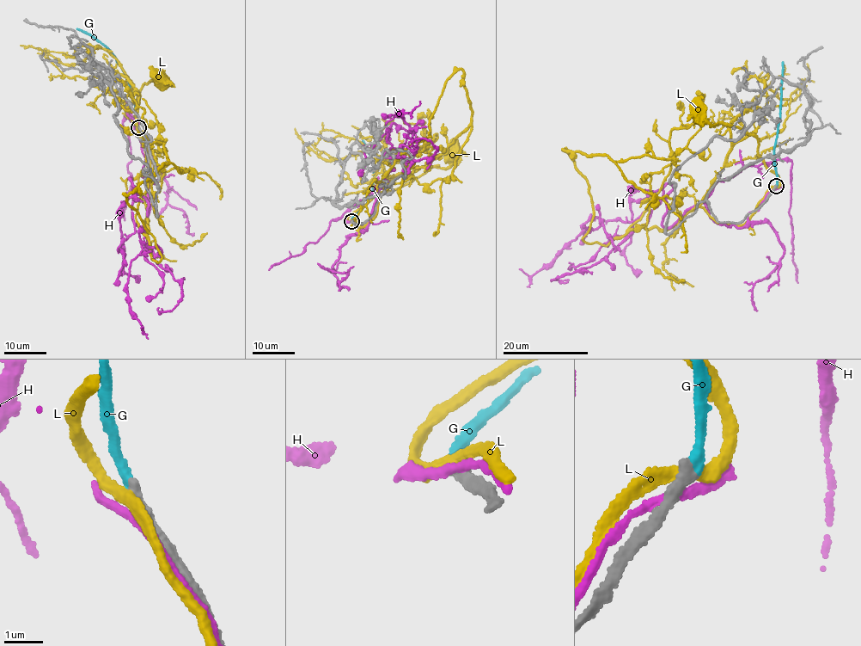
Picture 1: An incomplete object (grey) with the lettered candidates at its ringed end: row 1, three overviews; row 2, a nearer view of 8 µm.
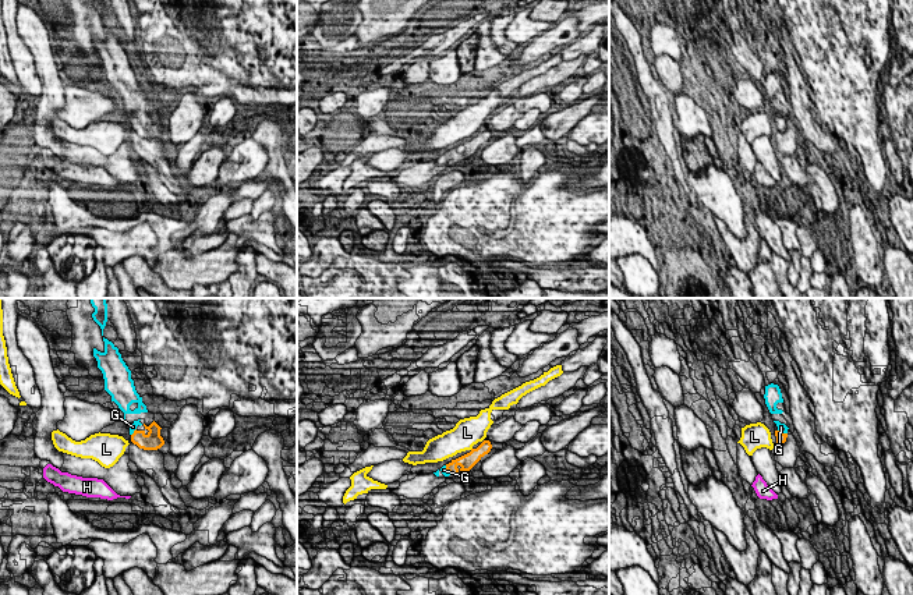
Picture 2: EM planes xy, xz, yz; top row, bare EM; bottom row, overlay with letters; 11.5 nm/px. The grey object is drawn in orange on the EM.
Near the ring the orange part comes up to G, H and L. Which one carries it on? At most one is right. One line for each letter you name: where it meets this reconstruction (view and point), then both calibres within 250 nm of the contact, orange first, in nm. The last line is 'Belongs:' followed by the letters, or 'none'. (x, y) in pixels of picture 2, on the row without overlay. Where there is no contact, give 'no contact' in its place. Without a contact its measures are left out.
G: xz (446, 156) | 170/70 nm
Belongs: G

